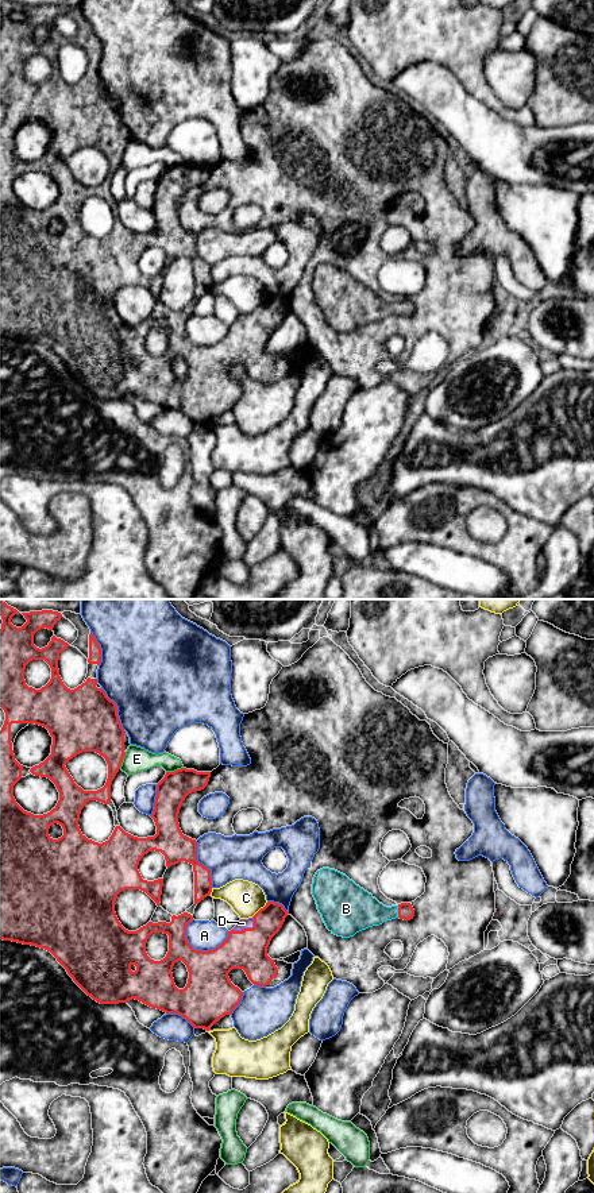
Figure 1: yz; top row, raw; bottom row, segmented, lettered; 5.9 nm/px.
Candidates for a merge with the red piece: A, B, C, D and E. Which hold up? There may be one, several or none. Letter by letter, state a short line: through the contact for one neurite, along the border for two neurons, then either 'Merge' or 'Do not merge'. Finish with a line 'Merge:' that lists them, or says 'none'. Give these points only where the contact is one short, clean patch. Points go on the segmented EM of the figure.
A: Do not merge
B: Line: yz (405, 911), (398, 911), (357, 910). Merge
C: Do not merge
D: Merge
E: Do not merge
Merge: B, D

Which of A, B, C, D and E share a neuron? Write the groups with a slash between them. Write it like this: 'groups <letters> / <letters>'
groups A / B D / C / E

